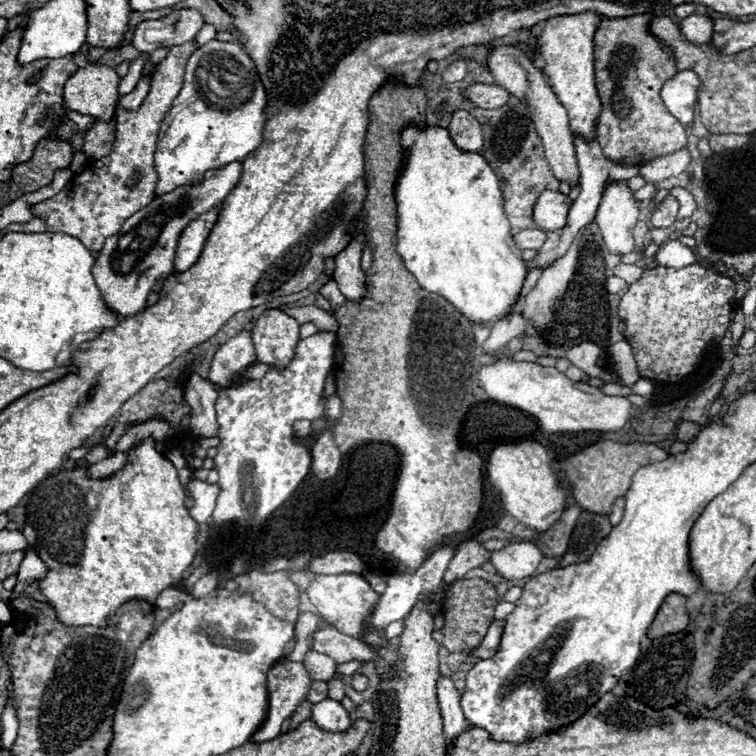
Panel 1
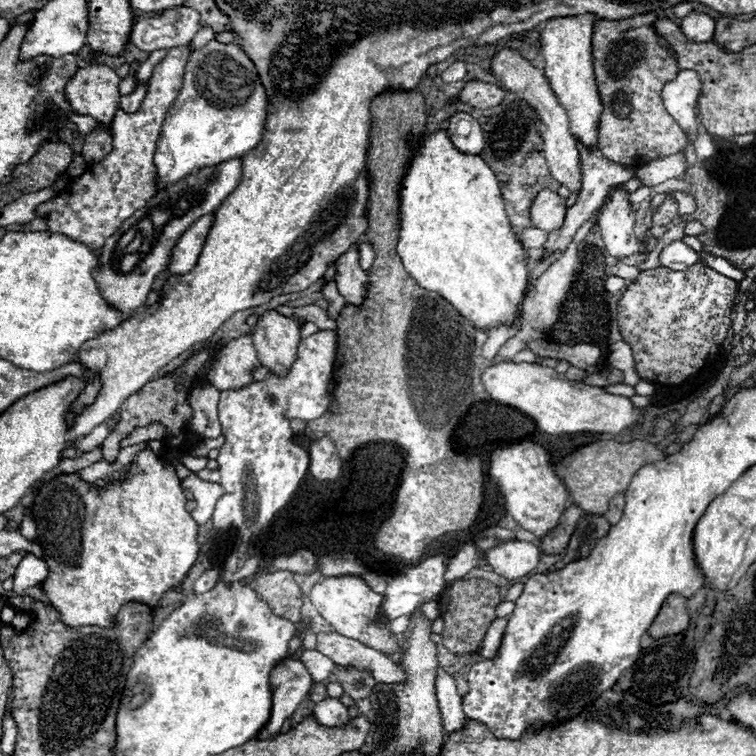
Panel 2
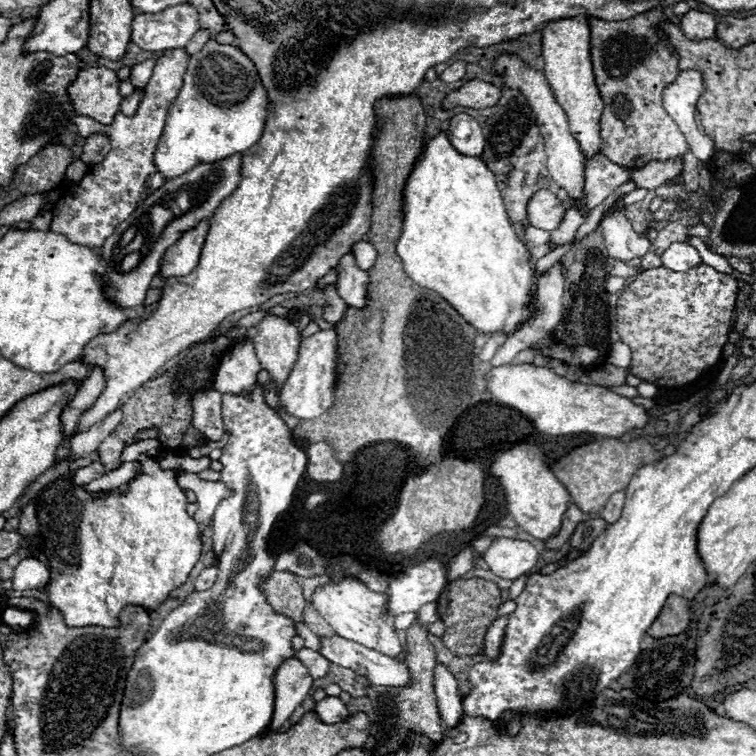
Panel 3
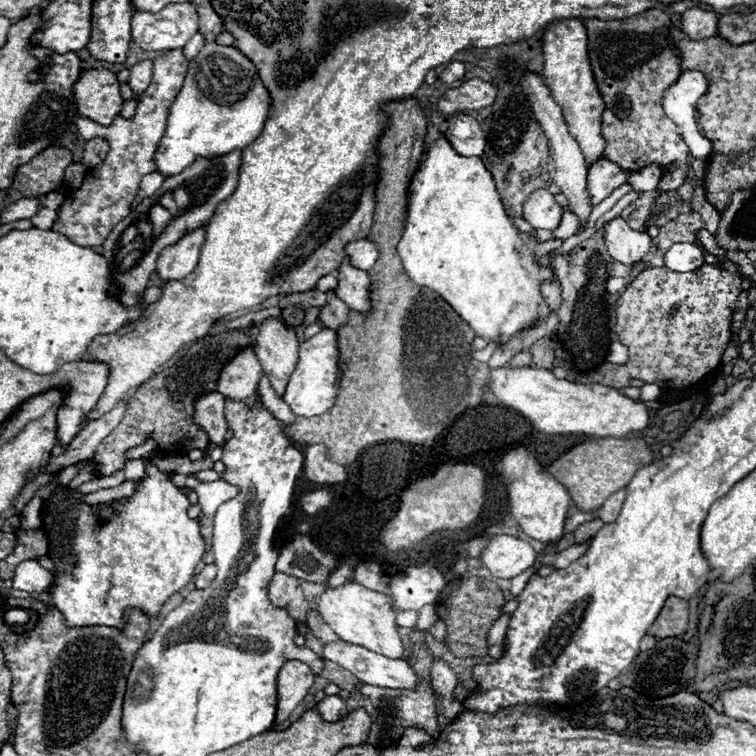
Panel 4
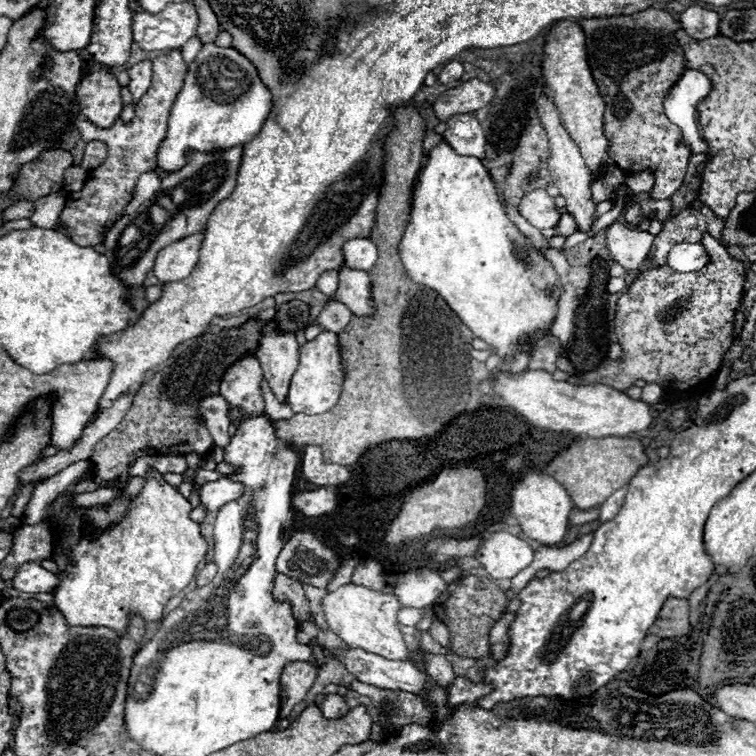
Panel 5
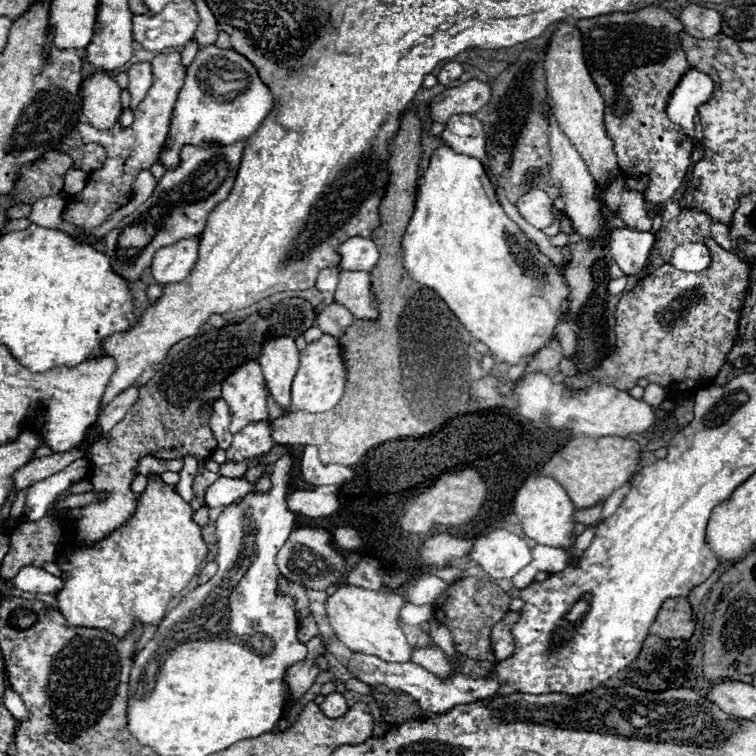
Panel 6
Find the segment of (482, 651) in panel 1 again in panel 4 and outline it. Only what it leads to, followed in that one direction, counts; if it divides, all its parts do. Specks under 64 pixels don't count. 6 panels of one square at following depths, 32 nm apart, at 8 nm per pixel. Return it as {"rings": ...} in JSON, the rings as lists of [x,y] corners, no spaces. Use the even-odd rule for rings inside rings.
{"rings":[[[502,614],[502,616],[492,624],[492,628],[488,630],[488,656],[496,658],[496,660],[502,656],[502,650],[504,650],[508,620],[510,620],[510,614]]]}

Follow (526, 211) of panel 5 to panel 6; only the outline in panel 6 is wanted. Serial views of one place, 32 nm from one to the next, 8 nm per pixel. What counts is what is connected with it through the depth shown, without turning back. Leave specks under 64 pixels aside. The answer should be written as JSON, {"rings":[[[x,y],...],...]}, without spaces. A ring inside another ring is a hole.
{"rings":[[[532,190],[530,194],[522,196],[516,204],[520,216],[532,224],[534,228],[538,230],[544,230],[548,228],[554,220],[556,220],[556,214],[554,214],[554,200],[544,192],[544,190]]]}

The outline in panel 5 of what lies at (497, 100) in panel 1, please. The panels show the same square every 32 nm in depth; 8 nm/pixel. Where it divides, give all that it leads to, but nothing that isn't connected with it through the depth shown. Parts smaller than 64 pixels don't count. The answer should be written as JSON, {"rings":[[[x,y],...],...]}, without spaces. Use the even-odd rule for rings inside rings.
{"rings":[[[474,78],[460,84],[458,88],[450,88],[440,94],[434,102],[434,112],[442,122],[446,122],[454,114],[476,112],[494,100],[494,92],[496,90],[492,84]]]}

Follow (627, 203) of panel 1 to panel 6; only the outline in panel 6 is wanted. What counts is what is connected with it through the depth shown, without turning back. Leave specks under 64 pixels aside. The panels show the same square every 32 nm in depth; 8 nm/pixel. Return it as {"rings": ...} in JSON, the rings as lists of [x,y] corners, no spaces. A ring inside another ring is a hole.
{"rings":[[[618,226],[610,230],[610,254],[612,260],[624,270],[626,276],[640,276],[650,262],[650,252],[654,246],[654,234],[630,230]]]}

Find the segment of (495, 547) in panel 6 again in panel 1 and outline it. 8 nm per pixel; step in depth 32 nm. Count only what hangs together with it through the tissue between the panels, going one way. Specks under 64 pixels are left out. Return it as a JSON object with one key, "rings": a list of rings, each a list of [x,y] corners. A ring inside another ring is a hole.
{"rings":[[[520,542],[492,552],[490,564],[498,570],[498,574],[516,582],[516,580],[532,578],[542,558],[544,554],[536,544]]]}

